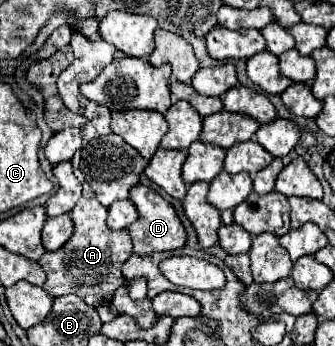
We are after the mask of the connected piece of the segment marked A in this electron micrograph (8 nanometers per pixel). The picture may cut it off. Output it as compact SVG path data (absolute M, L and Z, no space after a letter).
M83 186L83 196L69 212L69 216L75 226L73 236L67 240L67 244L63 244L63 248L55 252L45 252L39 258L39 264L47 274L43 290L53 298L59 298L63 294L77 294L91 306L109 304L113 292L125 284L121 266L133 254L129 232L111 230L105 226L107 208L95 200L95 192L91 190L91 186Z

